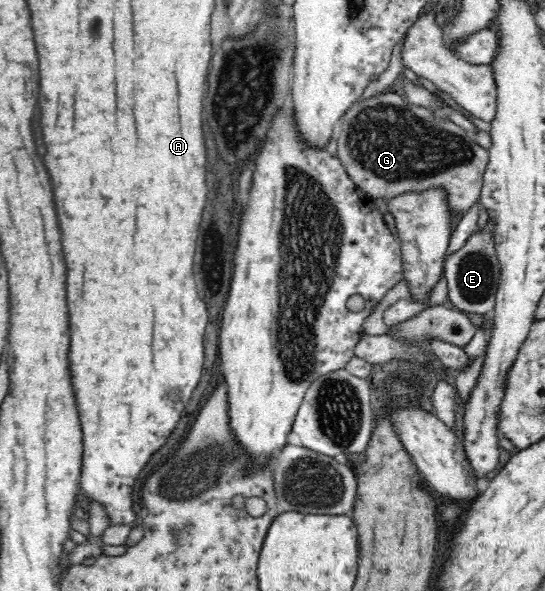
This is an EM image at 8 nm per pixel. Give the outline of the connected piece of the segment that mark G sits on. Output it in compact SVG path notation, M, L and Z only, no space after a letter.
M394 89L369 99L360 99L343 114L338 155L352 181L372 198L392 200L401 194L420 194L436 189L445 194L449 216L460 220L478 203L489 163L488 151L480 147L467 130L455 125L449 118L439 116L429 107L409 103L403 94Z

